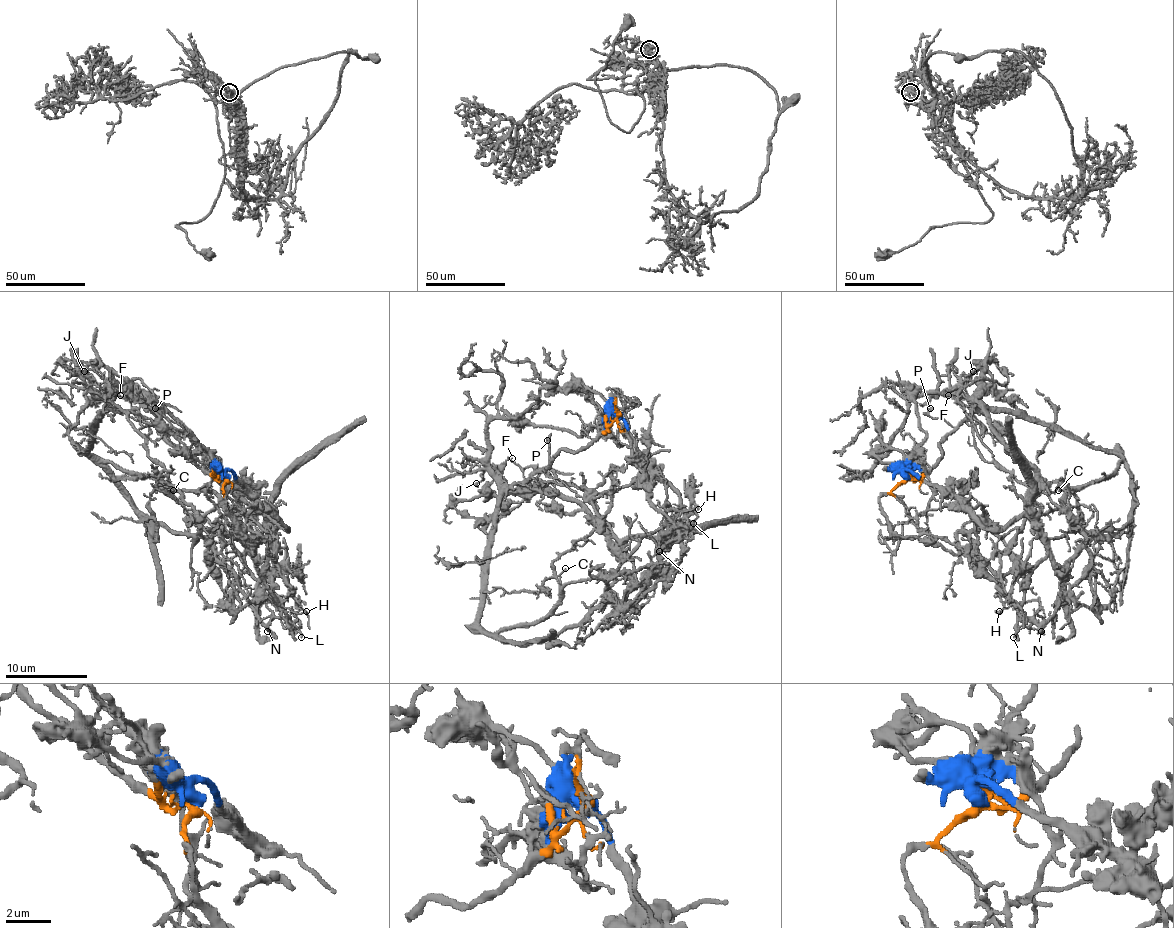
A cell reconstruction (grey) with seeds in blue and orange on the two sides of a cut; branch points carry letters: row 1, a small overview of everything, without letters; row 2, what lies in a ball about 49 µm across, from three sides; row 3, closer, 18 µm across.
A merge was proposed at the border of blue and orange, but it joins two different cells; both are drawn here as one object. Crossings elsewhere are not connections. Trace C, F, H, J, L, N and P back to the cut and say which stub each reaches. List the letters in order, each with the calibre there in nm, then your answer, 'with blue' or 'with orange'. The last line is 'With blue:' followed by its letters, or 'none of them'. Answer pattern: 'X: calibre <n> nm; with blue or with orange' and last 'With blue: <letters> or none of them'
C: calibre 70 nm; with orange
F: calibre 100 nm; with orange
H: calibre 140 nm; with blue
J: calibre 140 nm; with orange
L: calibre 110 nm; with blue
N: calibre 180 nm; with blue
P: calibre 110 nm; with orange
With blue: H, L, N

